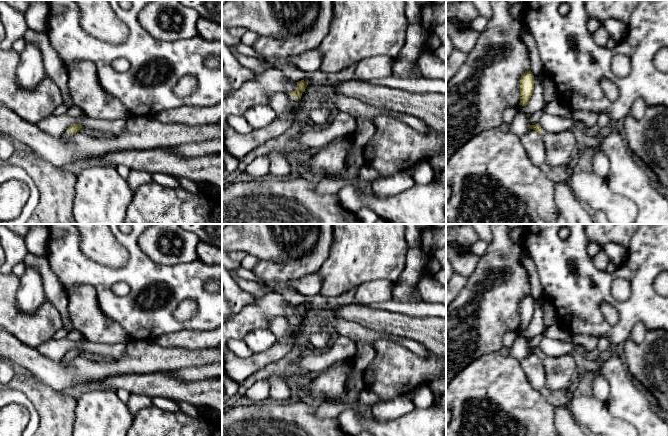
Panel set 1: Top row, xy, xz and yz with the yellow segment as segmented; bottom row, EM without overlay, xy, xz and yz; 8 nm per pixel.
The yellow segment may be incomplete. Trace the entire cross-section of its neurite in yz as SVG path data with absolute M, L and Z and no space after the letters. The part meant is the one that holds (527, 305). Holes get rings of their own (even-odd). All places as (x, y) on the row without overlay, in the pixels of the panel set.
M529 294L520 302L520 327L519 329L526 330L534 315L534 299Z

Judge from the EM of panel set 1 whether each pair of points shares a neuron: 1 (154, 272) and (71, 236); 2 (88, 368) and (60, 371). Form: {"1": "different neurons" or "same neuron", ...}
{"1": "same neuron", "2": "same neuron"}

